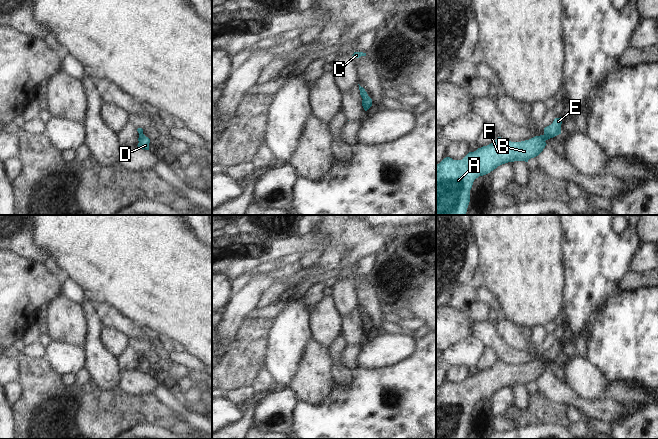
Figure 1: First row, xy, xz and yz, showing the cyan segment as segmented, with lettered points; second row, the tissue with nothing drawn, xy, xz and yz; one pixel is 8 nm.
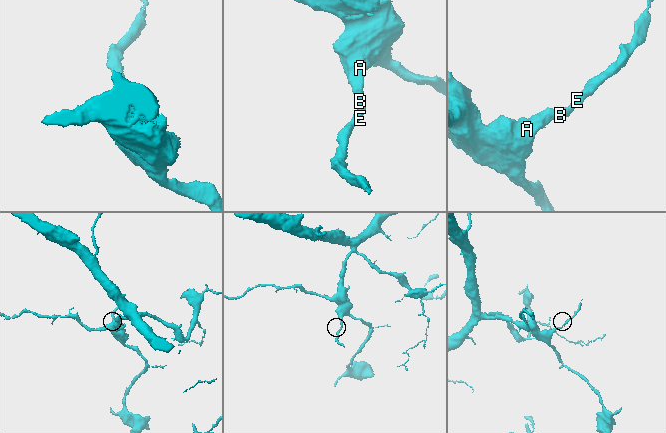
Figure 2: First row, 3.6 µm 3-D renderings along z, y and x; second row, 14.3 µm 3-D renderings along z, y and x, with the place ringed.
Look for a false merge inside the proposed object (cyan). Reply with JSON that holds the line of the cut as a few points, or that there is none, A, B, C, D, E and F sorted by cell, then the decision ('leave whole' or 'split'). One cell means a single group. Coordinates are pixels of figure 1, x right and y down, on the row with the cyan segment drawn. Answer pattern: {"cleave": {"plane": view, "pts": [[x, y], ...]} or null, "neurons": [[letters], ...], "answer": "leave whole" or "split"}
{"cleave": null, "neurons": [["A", "B", "C", "D", "E", "F"]], "answer": "leave whole"}

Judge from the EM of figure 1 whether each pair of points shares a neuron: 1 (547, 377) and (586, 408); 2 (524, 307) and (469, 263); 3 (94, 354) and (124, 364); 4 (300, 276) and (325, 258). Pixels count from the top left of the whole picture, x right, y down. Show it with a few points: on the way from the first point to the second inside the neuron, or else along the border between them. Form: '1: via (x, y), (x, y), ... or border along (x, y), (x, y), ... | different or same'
1: via (557, 387), (566, 396), (576, 401) | same
2: border along (477, 245), (479, 251), (478, 269) | different
3: border along (117, 358), (117, 366), (120, 370) | different
4: via (307, 274), (315, 271), (321, 265) | same

